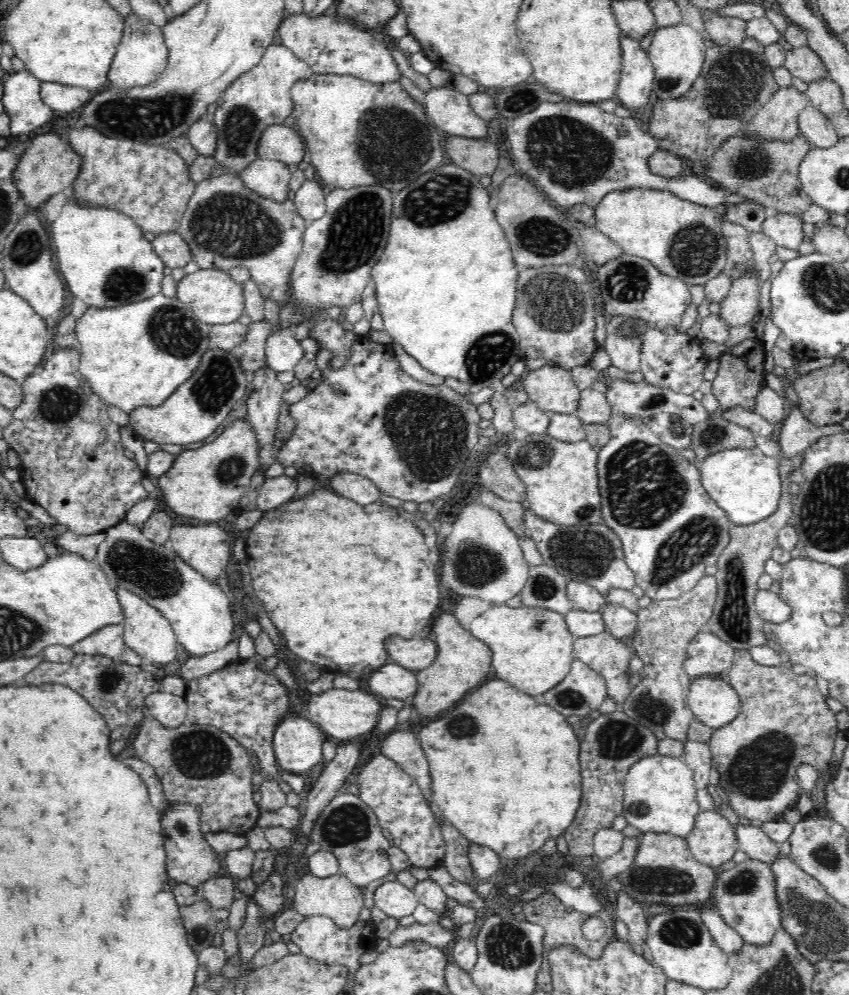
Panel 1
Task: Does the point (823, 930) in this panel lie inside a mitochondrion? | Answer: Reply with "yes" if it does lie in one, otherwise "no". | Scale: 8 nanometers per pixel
yes

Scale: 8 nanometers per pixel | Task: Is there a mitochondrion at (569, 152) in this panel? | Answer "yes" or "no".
yes

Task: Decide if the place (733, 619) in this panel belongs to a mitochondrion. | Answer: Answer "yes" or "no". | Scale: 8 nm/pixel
yes

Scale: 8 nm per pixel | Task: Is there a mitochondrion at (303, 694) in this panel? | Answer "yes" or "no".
no

